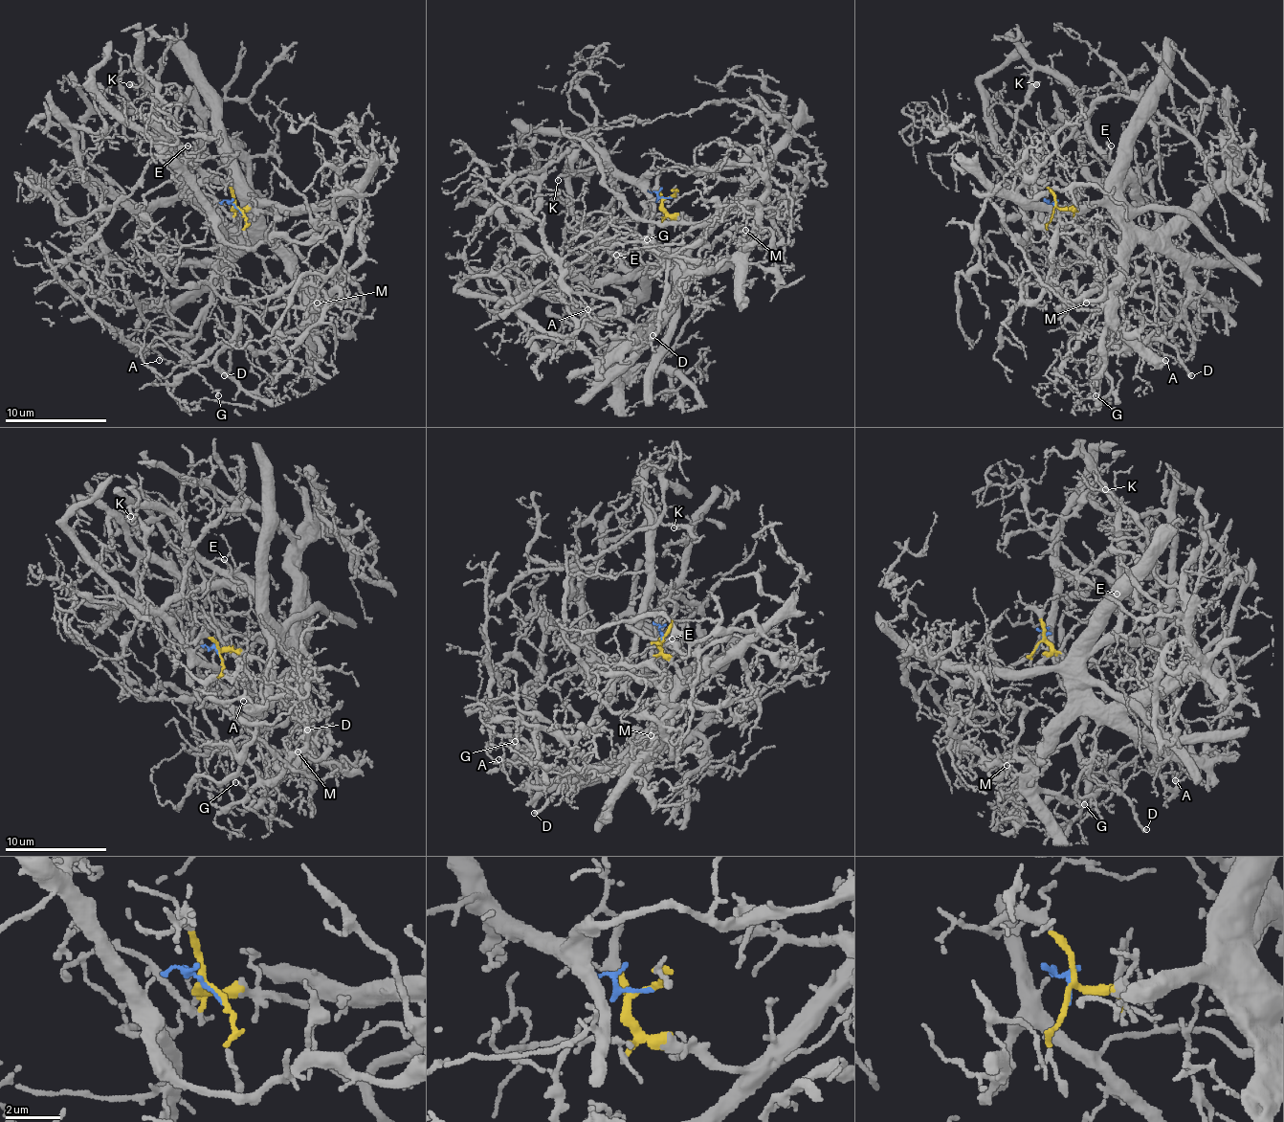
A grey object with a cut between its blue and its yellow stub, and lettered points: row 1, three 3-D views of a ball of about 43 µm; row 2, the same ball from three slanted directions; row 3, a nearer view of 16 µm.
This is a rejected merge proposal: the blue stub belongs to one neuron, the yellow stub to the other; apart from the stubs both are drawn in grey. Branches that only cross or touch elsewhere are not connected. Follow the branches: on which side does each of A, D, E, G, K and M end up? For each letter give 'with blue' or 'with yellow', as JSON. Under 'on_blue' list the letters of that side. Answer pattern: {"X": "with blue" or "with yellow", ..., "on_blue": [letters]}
{"A": "with yellow", "D": "with blue", "E": "with yellow", "G": "with blue", "K": "with yellow", "M": "with yellow", "on_blue": ["D", "G"]}

